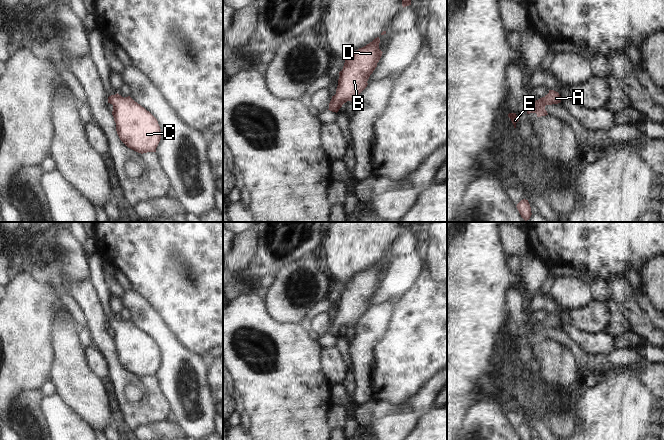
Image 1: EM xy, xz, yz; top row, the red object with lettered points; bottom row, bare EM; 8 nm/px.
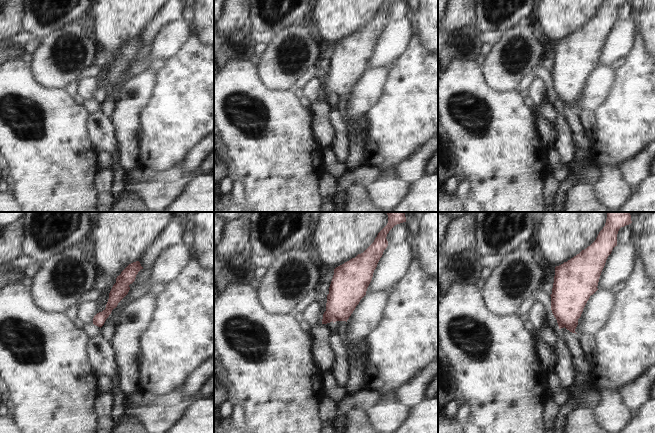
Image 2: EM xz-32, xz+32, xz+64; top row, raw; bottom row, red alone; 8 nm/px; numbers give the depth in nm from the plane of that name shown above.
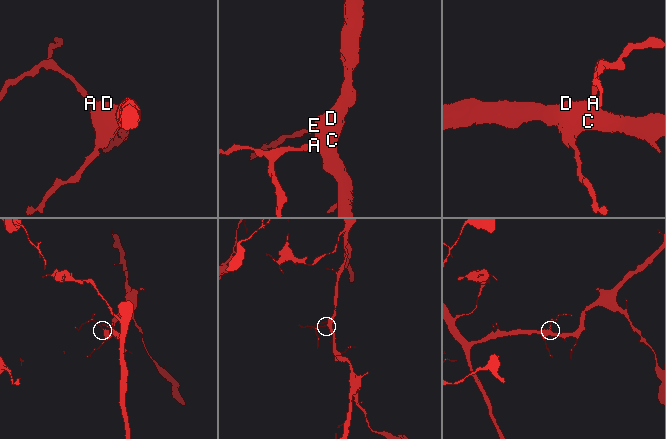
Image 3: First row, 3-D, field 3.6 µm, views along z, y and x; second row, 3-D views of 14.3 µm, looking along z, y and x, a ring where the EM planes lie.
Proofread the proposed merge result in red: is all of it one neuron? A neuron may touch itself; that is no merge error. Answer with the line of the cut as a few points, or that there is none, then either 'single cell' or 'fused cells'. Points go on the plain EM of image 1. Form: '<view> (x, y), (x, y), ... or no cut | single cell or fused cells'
no cut | single cell

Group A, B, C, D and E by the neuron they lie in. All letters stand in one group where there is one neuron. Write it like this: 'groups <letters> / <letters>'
groups A B C D E

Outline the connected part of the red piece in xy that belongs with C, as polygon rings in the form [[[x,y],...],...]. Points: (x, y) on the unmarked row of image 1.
[[[117,317],[108,321],[108,327],[113,329],[112,339],[120,364],[138,377],[156,376],[161,363],[161,353],[157,343],[130,320],[124,322]]]

